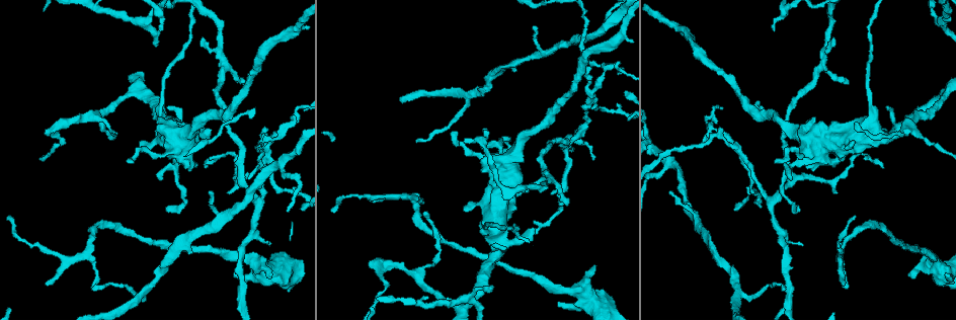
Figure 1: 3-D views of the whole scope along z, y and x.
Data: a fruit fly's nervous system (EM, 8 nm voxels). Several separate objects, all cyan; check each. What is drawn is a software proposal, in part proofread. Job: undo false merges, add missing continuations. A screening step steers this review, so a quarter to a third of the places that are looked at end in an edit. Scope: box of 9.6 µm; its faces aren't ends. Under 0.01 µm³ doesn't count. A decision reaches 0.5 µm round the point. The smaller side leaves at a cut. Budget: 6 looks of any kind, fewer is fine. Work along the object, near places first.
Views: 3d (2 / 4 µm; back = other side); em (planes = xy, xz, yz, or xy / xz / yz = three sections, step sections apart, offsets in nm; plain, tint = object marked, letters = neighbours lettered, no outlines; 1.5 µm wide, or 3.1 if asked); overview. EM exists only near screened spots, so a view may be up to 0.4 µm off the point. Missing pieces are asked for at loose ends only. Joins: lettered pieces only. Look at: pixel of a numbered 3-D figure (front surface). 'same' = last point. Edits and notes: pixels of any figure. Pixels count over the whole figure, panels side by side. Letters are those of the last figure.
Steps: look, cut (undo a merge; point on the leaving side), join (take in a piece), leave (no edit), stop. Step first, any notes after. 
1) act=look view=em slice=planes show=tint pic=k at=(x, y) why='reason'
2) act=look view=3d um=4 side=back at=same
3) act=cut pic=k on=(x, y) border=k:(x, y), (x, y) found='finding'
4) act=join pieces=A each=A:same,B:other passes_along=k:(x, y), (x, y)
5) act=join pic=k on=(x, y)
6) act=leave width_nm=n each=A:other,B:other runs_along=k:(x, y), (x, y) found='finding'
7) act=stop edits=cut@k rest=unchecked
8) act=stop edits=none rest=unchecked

act=look view=em slice=yz step=4 show=tint pic=1 at=(533, 229) why='an open end'

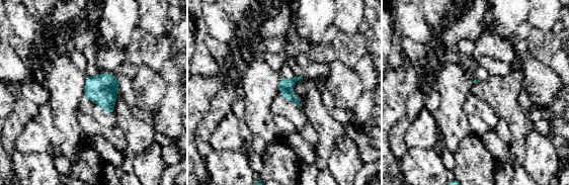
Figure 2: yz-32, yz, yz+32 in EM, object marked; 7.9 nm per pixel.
act=look view=em slice=xy step=4 show=tint at=same why='cut it another way'

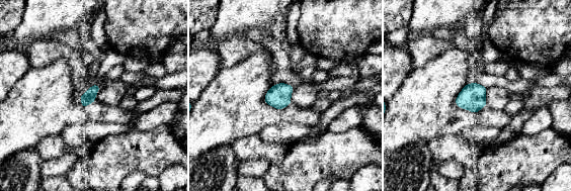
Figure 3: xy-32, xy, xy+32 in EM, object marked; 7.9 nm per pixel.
act=look view=em slice=xy step=4 show=letters at=same why='what lies round it'

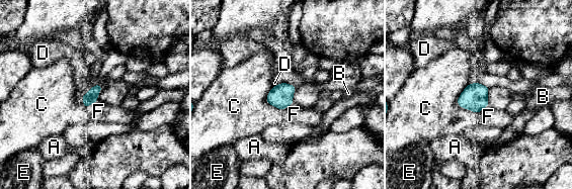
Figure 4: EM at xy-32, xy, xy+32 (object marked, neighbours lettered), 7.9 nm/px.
act=join pic=4 on=(294, 114) each=A:other,B:other,C:other,D:other,E:other,F:same found='the cell continues'

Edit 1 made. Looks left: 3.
act=look view=overview why='redraw'

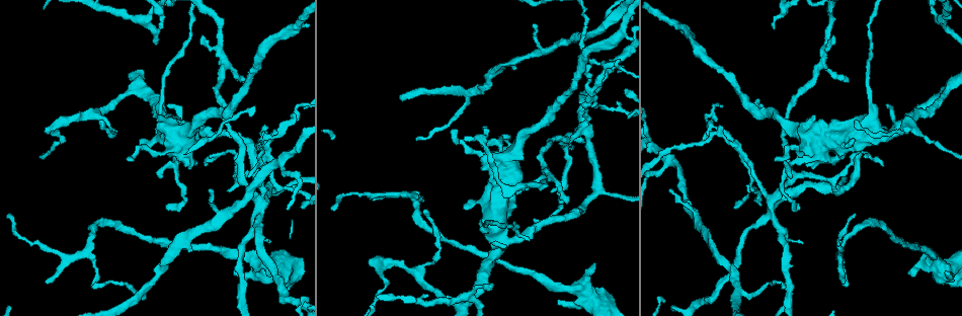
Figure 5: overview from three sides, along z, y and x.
act=look view=em um=3.1 slice=planes show=letters pic=5 at=(595, 265) why='free end'

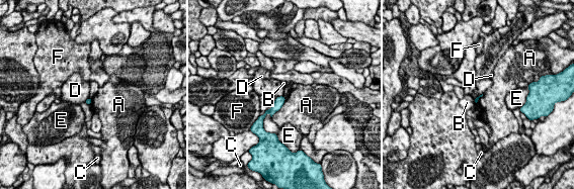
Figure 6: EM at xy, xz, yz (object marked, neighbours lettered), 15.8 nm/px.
act=leave longest_contact=A:380nm each=A:other,B:other,C:other,D:other,E:other,F:other border=6:(285, 99), (271, 117) found='no lettered piece goes on from it'

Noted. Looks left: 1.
act=look view=em slice=planes show=letters pic=5 at=(842, 282) why='an open end'

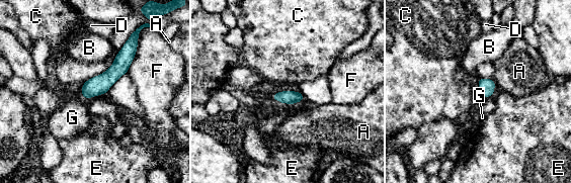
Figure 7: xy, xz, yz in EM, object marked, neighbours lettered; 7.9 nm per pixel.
act=join pic=7 on=(72, 117) each=A:other,B:other,C:other,D:other,E:other,F:other,G:same passes_along=7:(100, 84), (84, 96), (72, 117) found='the cell continues'

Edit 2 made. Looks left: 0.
act=stop edits=join@4,join@7 rest=unchecked

